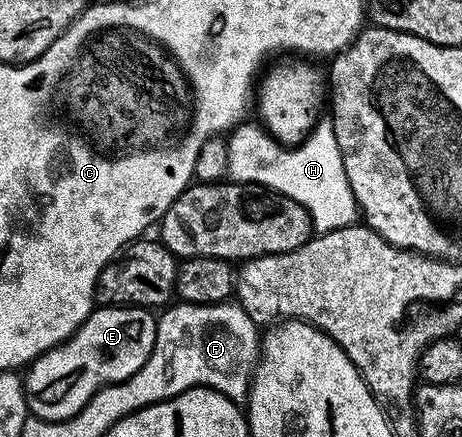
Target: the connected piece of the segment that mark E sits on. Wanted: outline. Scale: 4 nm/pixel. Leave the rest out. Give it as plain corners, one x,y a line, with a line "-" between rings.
134,305
92,309
83,326
69,340
47,353
42,353
36,361
26,366
25,389
28,410
43,421
68,421
70,417
83,410
85,403
89,403
91,396
101,387
100,383
114,383
129,379
147,362
153,351
156,320
154,312

